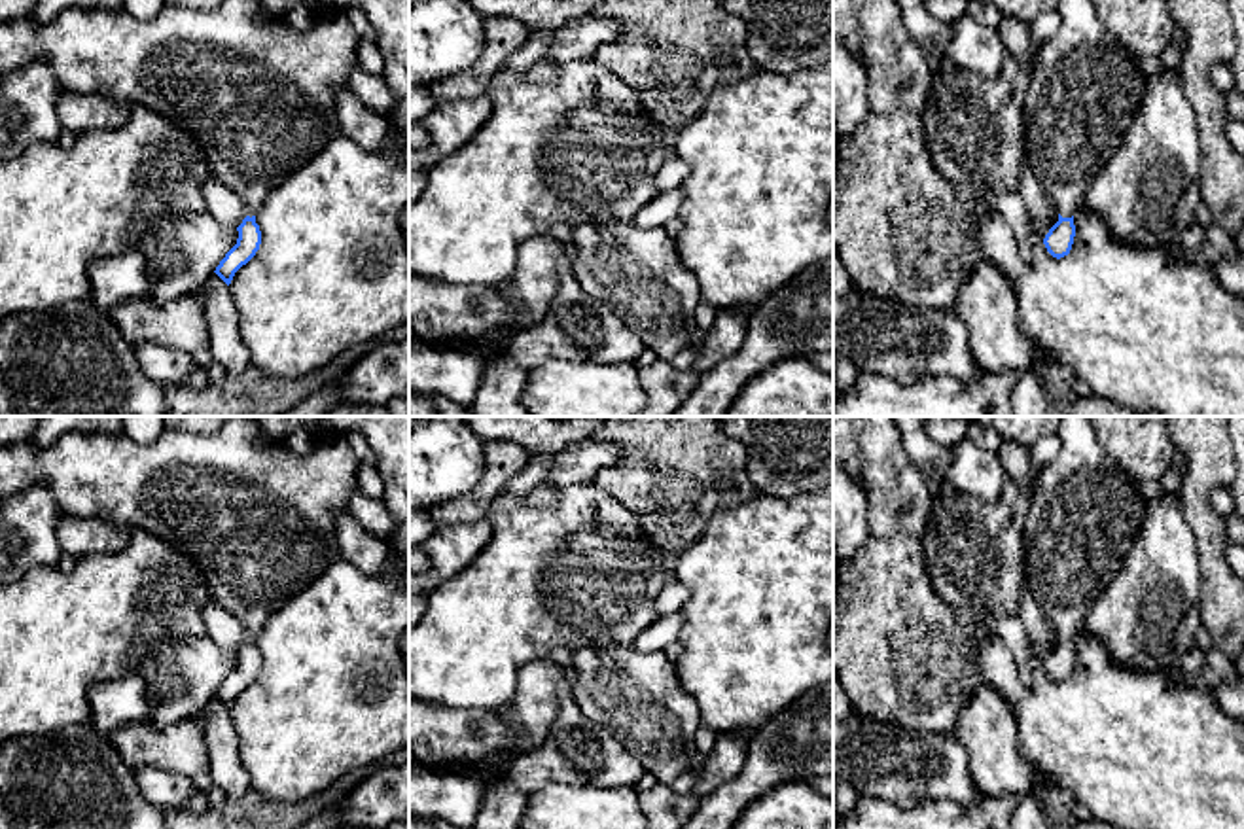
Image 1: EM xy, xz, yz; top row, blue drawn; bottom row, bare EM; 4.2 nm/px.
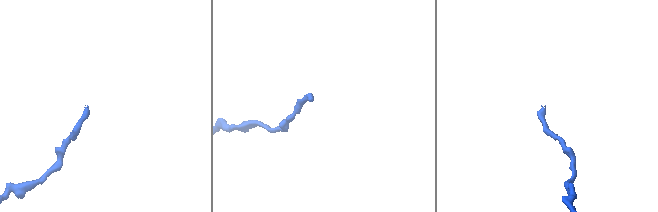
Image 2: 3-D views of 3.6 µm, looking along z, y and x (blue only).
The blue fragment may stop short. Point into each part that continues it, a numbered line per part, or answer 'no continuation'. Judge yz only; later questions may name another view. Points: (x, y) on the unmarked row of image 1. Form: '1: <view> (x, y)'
1: yz (1085, 511)

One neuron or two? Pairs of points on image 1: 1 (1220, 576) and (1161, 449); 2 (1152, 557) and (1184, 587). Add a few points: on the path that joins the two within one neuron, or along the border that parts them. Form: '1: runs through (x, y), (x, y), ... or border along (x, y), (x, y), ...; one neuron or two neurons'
1: border along (1169, 436), (1176, 451); two neurons
2: runs through (1159, 564), (1176, 582); one neuron

